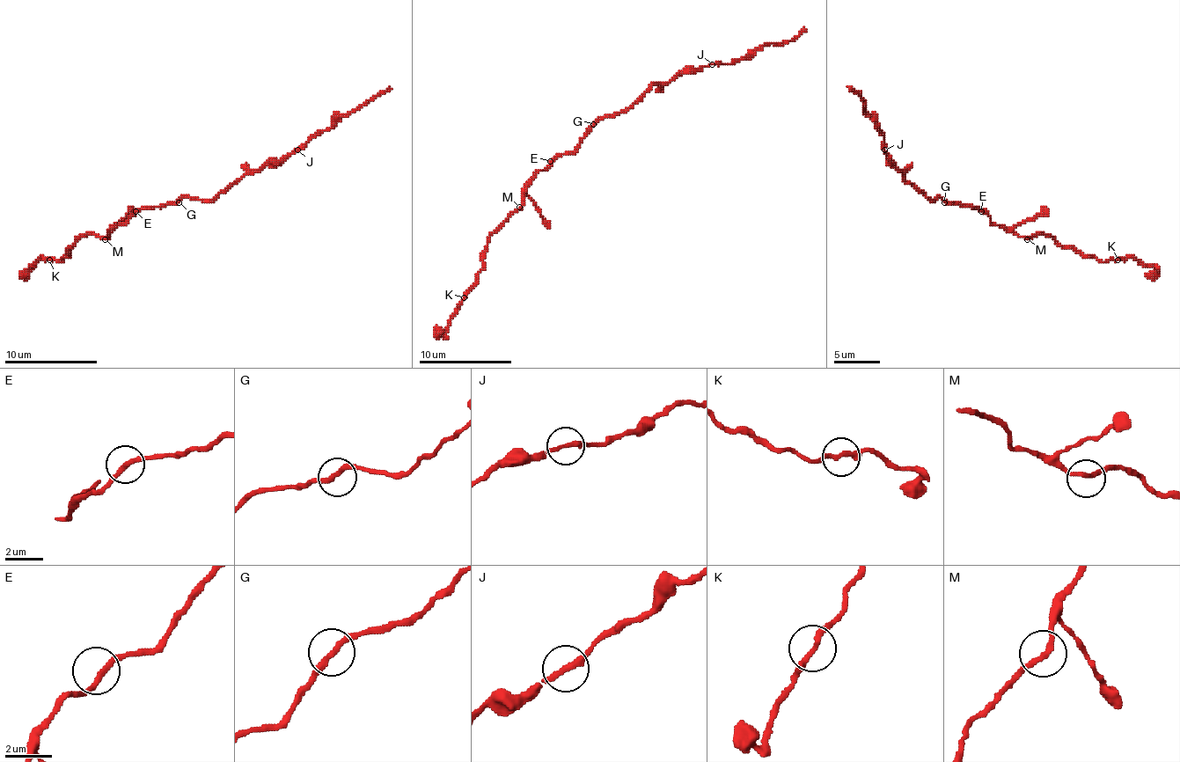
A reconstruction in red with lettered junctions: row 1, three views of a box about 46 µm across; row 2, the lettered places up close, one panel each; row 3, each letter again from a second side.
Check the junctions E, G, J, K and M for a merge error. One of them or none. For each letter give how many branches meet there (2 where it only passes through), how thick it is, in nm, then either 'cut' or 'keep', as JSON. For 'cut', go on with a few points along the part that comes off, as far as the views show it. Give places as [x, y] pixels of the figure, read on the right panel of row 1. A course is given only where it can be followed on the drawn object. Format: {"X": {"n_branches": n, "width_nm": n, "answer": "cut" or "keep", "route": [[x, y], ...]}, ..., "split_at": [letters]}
{"E": {"n_branches": 2, "width_nm": 240, "answer": "keep"}, "G": {"n_branches": 2, "width_nm": 240, "answer": "keep"}, "J": {"n_branches": 2, "width_nm": 240, "answer": "keep"}, "K": {"n_branches": 2, "width_nm": 240, "answer": "keep"}, "M": {"n_branches": 2, "width_nm": 220, "answer": "keep"}, "split_at": []}

